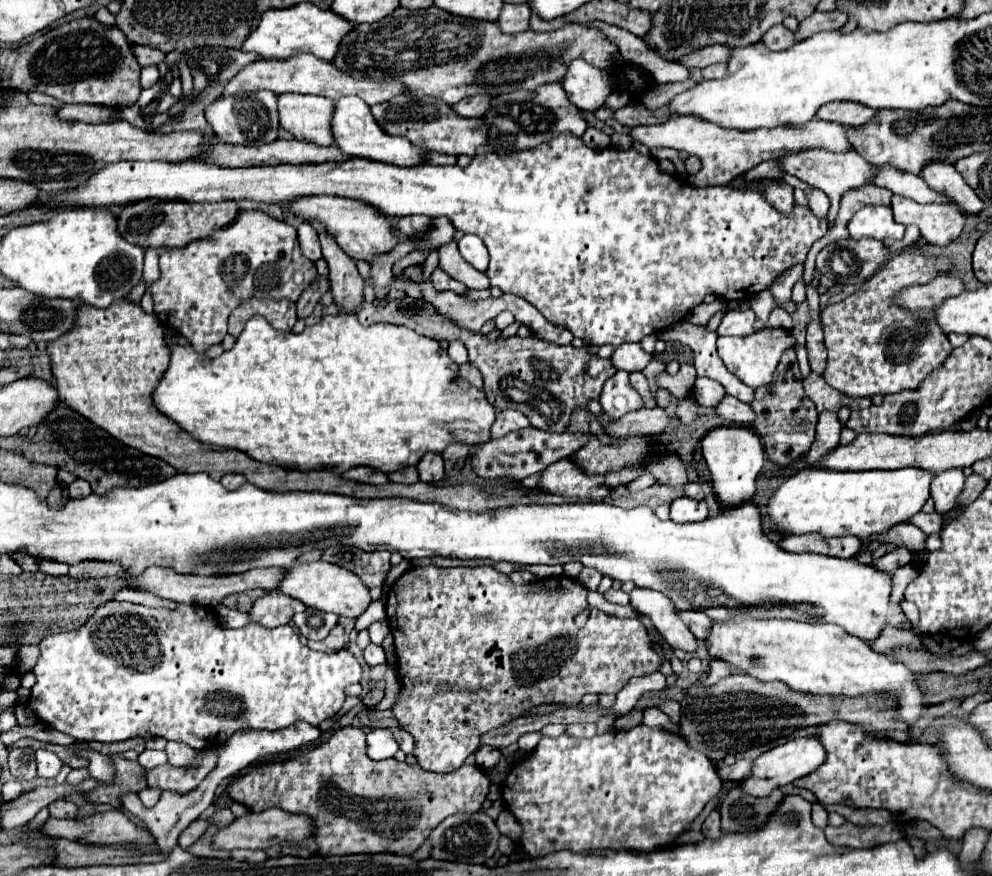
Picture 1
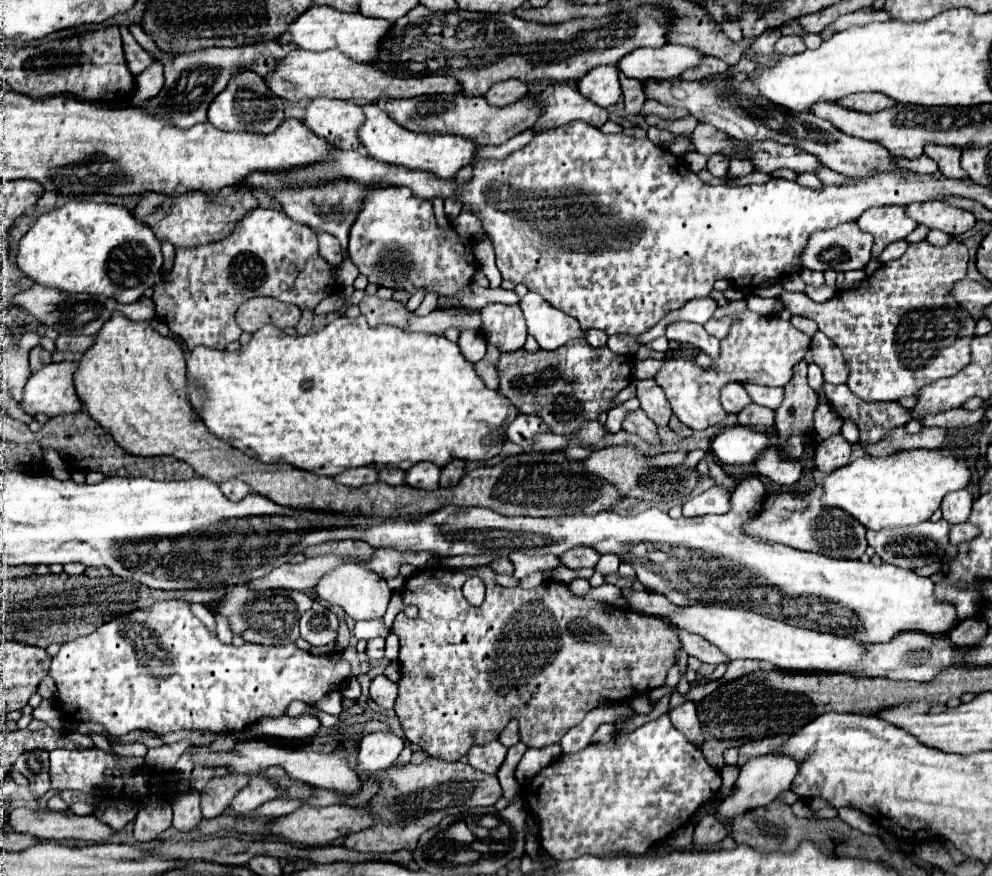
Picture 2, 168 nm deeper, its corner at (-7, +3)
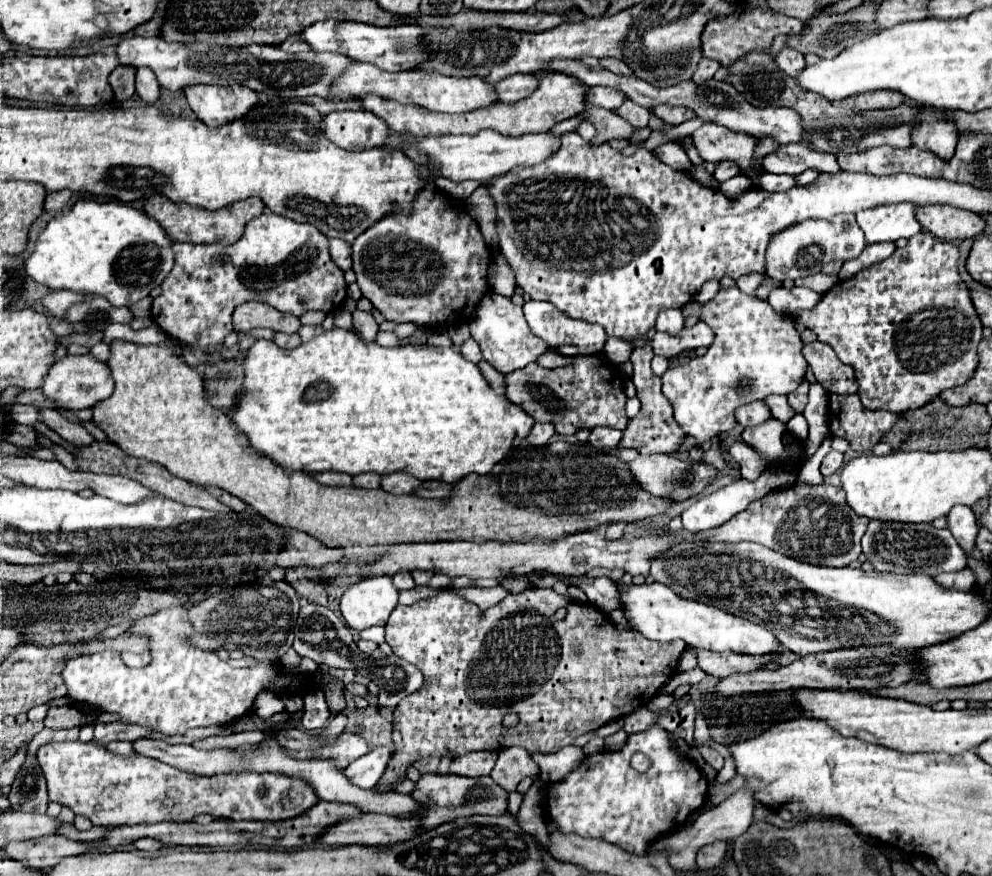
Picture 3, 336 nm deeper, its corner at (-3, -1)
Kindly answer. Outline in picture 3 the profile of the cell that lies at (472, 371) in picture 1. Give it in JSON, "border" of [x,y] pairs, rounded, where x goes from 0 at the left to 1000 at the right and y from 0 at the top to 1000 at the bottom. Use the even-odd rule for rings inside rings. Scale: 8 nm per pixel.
{"border":[[[484,412],[482,414],[482,421],[486,424],[488,433],[492,435],[492,439],[502,449],[502,451],[508,451],[508,428],[502,426],[492,412]]]}

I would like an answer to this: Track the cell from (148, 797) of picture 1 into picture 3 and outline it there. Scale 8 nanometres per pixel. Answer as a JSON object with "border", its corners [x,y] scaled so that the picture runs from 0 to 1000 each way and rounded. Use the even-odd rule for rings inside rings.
{"border":[[[143,955],[143,958],[135,960],[135,967],[143,969],[143,971],[157,971],[163,967],[163,962],[159,958],[153,958],[153,955]]]}

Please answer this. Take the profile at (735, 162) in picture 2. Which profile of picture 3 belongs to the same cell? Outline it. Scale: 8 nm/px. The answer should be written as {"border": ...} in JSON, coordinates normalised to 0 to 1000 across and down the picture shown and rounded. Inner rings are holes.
{"border":[[[748,197],[726,209],[726,218],[732,220],[732,225],[744,225],[746,220],[750,220],[750,218],[756,216],[756,213],[758,213],[758,209],[756,209],[754,202]]]}

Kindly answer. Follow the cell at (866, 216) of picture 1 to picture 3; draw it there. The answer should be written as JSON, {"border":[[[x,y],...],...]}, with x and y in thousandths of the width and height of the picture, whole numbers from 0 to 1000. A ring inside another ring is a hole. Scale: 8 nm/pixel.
{"border":[[[917,232],[873,239],[863,245],[863,252],[871,264],[875,277],[905,275],[907,271],[917,273],[919,268],[929,264],[927,255],[921,248],[921,234]]]}

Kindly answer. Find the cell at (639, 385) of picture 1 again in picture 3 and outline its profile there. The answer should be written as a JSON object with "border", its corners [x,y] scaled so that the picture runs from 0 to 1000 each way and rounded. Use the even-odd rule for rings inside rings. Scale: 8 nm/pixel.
{"border":[[[660,374],[655,376],[653,378],[653,387],[649,389],[649,394],[641,396],[635,408],[638,417],[637,435],[641,439],[647,467],[645,467],[645,471],[639,478],[635,478],[633,487],[629,490],[629,499],[625,503],[625,510],[637,510],[637,513],[641,513],[643,517],[649,517],[649,519],[677,517],[677,515],[681,515],[685,510],[688,499],[690,499],[690,492],[681,485],[681,481],[677,476],[677,462],[673,460],[673,455],[665,446],[665,430],[661,430],[657,426],[656,411],[660,404],[655,398],[655,389],[657,389],[660,380]]]}

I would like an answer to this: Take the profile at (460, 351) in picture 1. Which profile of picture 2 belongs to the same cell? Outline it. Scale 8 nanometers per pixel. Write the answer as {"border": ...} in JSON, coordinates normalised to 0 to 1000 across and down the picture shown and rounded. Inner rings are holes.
{"border":[[[474,376],[466,378],[462,394],[464,394],[464,401],[468,403],[468,408],[474,414],[482,414],[490,403],[490,387],[482,378],[474,378]]]}

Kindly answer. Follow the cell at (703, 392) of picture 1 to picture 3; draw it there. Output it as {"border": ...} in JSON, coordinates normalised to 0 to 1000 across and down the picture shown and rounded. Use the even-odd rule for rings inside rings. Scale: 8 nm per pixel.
{"border":[[[758,458],[758,460],[746,462],[740,474],[742,474],[742,481],[748,487],[752,487],[752,485],[764,485],[764,483],[776,478],[776,469],[774,469],[774,465],[768,458]]]}

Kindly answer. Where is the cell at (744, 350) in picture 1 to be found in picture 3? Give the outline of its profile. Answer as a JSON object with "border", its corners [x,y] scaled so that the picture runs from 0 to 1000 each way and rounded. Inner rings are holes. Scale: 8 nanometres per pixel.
{"border":[[[728,328],[724,337],[710,348],[708,366],[722,380],[712,405],[700,408],[696,414],[673,421],[667,428],[667,449],[677,460],[679,478],[692,497],[702,501],[702,510],[736,492],[742,485],[740,467],[744,462],[770,455],[778,449],[798,449],[810,433],[815,419],[800,362],[782,357],[774,344],[750,337],[744,328]]]}

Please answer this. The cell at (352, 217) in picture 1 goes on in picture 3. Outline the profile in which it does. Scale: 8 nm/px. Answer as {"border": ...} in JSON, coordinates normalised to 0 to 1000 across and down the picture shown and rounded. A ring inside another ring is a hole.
{"border":[[[440,213],[423,216],[417,232],[419,234],[413,243],[395,241],[359,271],[355,277],[355,307],[359,312],[359,323],[365,337],[373,341],[391,366],[417,366],[419,371],[431,373],[438,373],[440,369],[472,369],[474,362],[478,362],[482,344],[492,332],[490,307],[494,300],[494,289],[488,280],[484,261],[464,229],[456,229],[454,225],[450,227],[450,223]]]}

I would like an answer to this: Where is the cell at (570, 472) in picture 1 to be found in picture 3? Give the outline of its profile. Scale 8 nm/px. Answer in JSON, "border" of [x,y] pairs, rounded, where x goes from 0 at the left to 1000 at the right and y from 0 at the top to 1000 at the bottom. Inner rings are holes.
{"border":[[[643,519],[639,526],[633,529],[633,535],[637,540],[637,547],[647,554],[653,563],[661,567],[675,570],[677,574],[692,572],[704,563],[722,545],[722,535],[718,531],[712,531],[708,526],[685,526],[675,519]]]}

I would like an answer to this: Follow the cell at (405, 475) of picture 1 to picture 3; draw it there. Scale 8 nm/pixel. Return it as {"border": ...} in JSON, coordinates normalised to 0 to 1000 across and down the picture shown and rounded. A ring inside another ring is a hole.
{"border":[[[365,540],[357,545],[359,556],[369,556],[369,558],[381,558],[383,556],[383,542],[381,540]]]}

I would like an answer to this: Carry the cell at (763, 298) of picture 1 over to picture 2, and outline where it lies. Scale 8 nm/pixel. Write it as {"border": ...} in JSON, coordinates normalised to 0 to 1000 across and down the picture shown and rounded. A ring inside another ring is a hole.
{"border":[[[960,273],[952,282],[942,282],[935,275],[915,277],[913,289],[907,296],[887,303],[871,321],[875,325],[861,325],[843,332],[833,346],[821,346],[813,334],[790,332],[786,337],[790,350],[800,360],[823,366],[825,376],[833,380],[849,401],[855,412],[857,428],[855,442],[871,458],[905,458],[909,453],[923,451],[931,439],[950,430],[960,430],[974,419],[978,405],[978,389],[982,387],[984,364],[970,353],[958,337],[962,323],[974,316],[976,284],[972,277]]]}

